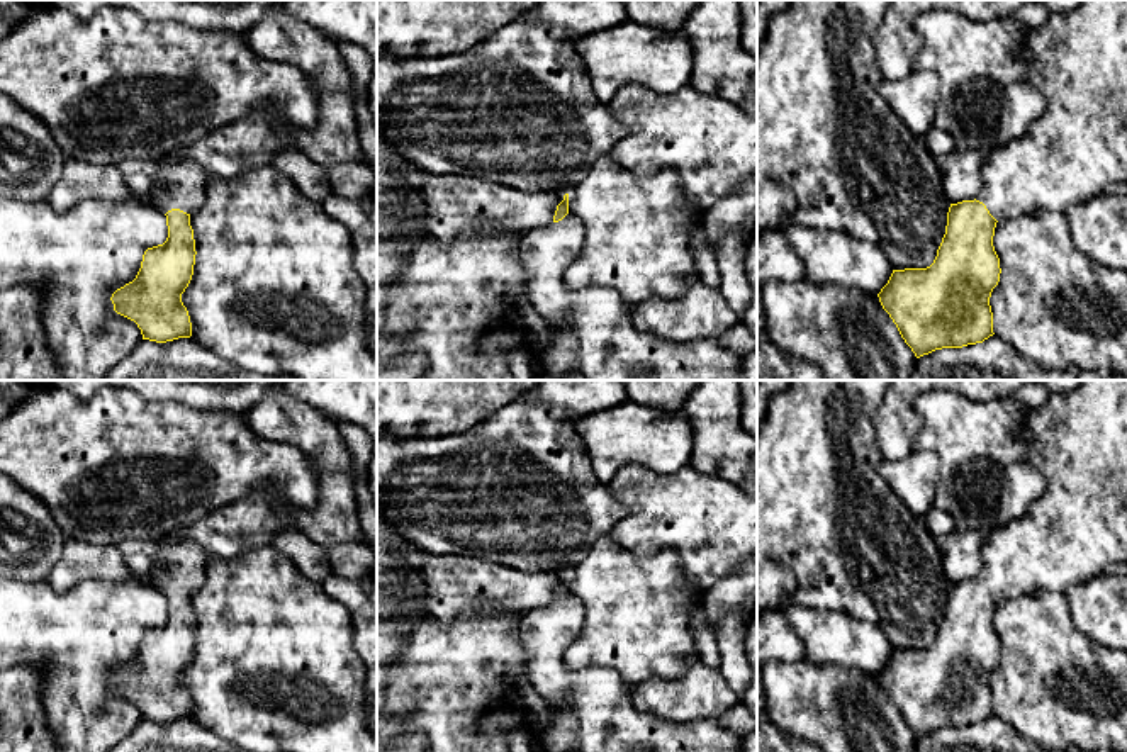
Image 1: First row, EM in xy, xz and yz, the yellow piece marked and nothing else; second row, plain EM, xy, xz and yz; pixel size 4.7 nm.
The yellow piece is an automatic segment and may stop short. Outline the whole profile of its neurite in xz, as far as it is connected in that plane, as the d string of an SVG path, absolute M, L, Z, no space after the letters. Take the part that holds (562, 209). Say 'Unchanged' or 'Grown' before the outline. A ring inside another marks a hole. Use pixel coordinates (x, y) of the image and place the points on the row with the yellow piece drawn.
Grown. M569 194L557 205L553 222L524 233L521 263L528 273L528 300L548 328L558 328L577 341L579 373L586 380L742 380L742 356L720 338L670 343L642 333L631 319L631 307L611 289L569 289L565 270L579 258L584 229L569 214Z

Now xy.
Grown. M180 154L149 165L148 171L151 205L166 216L168 238L144 251L136 278L117 289L110 300L117 314L137 324L143 340L166 343L192 336L182 302L197 255L190 214L202 205L210 175Z

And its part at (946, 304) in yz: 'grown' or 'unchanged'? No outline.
grown

